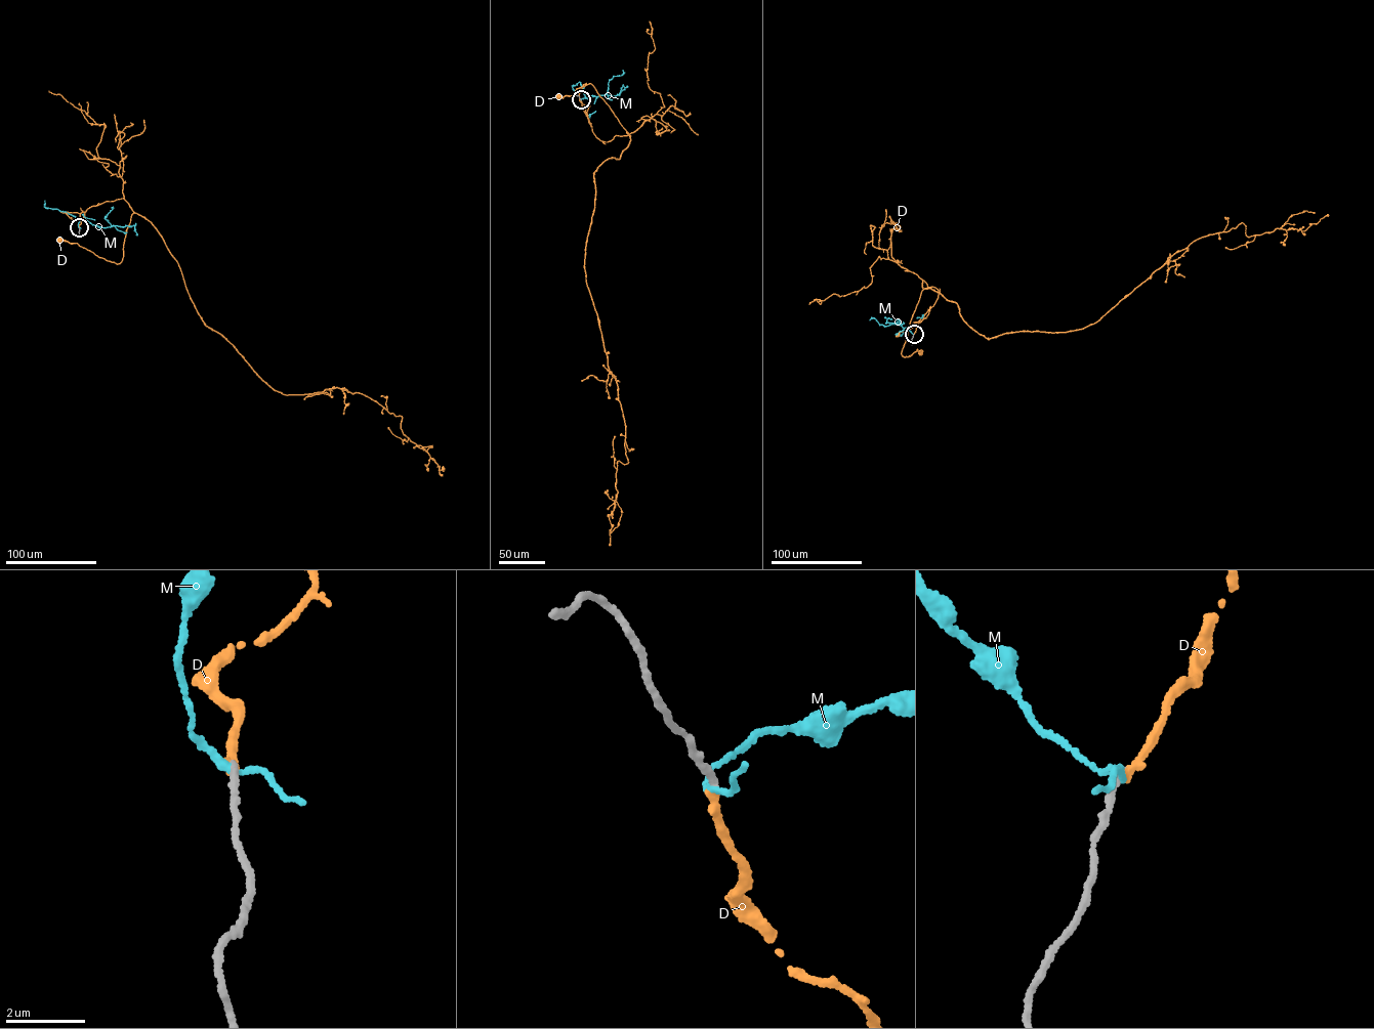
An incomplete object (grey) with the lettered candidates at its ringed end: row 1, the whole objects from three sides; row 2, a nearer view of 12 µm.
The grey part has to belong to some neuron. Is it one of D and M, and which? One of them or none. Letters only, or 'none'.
D

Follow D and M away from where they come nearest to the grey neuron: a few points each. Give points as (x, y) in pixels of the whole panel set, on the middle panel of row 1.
D: (581, 99), (595, 137), (607, 142), (616, 135), (627, 134), (591, 84), (577, 88), (572, 95), (558, 96)
M: (580, 99), (592, 95), (615, 96), (624, 89), (623, 86), (620, 95)

